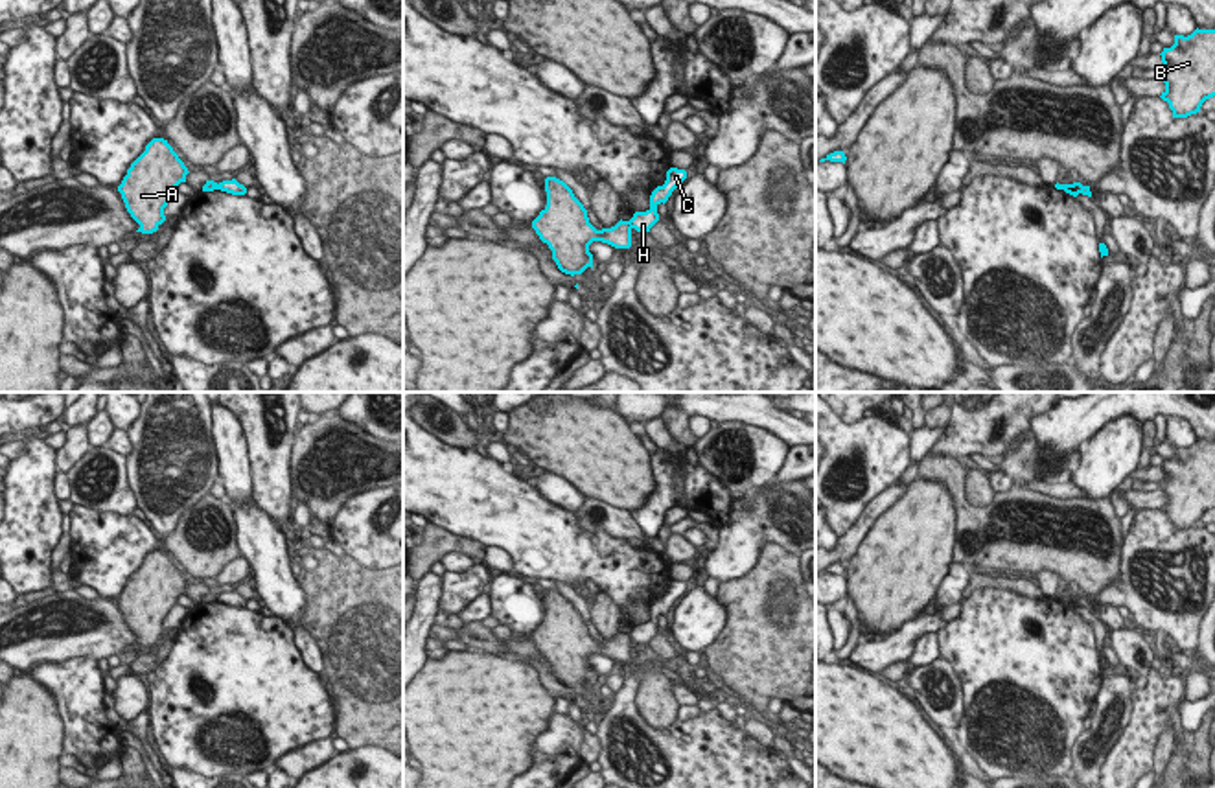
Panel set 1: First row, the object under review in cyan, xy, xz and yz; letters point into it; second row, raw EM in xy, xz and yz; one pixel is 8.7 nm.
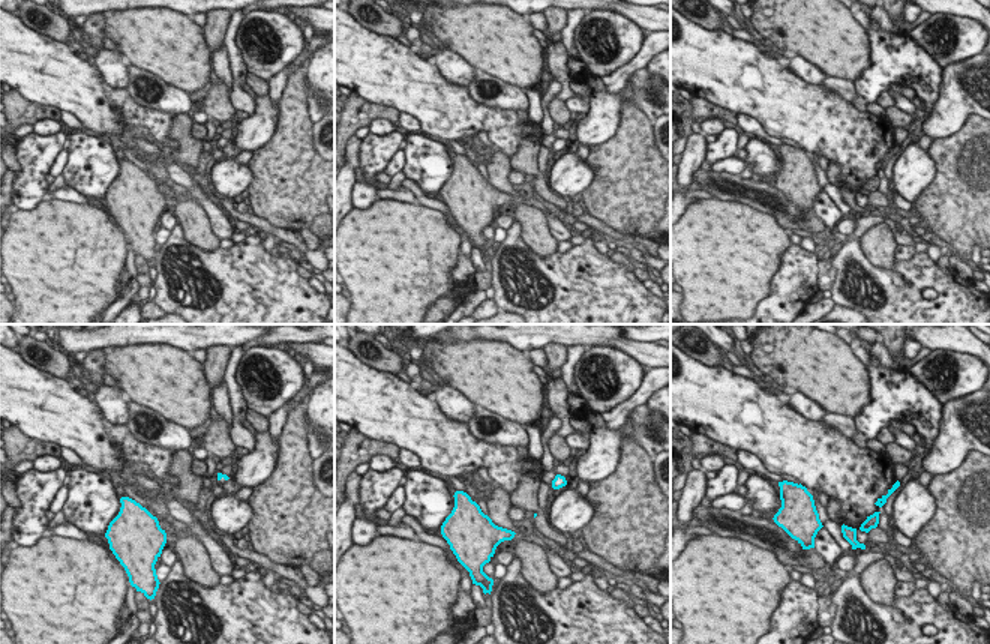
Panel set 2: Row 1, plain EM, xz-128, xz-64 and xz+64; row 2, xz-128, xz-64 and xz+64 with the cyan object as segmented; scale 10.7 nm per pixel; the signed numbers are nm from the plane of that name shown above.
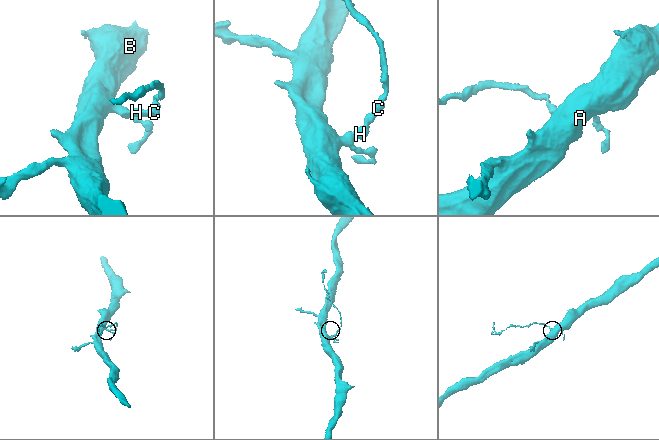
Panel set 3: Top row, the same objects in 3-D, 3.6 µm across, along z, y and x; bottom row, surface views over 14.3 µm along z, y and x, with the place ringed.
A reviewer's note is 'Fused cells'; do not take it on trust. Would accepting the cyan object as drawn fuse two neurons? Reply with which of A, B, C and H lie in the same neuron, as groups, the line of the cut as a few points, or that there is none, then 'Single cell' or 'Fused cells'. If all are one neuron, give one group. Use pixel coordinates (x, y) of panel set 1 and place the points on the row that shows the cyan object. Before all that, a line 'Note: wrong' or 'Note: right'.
Note: right
Groups: A B / C H. Split along xz (628, 221), (632, 227). Fused cells

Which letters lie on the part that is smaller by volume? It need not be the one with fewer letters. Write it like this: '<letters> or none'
C, H

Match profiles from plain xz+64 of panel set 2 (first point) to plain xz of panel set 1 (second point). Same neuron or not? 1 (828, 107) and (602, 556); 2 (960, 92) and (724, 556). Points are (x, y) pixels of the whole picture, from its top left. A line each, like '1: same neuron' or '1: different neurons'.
1: same neuron
2: same neuron

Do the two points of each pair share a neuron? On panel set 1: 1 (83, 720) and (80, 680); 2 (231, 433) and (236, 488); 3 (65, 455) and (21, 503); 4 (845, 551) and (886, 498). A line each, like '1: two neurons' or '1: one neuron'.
1: one neuron
2: one neuron
3: two neurons
4: one neuron

